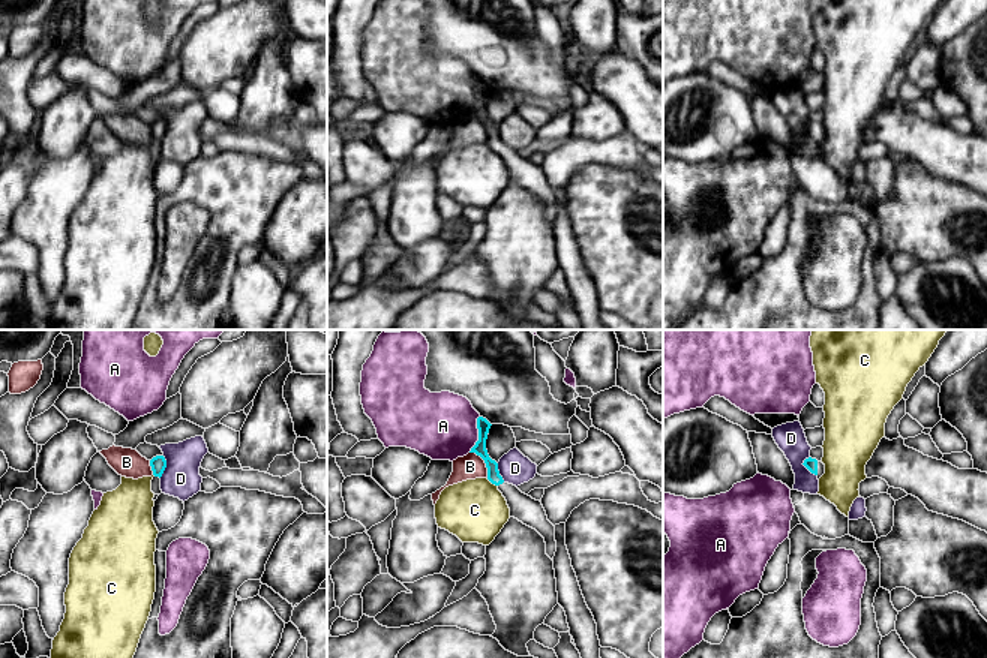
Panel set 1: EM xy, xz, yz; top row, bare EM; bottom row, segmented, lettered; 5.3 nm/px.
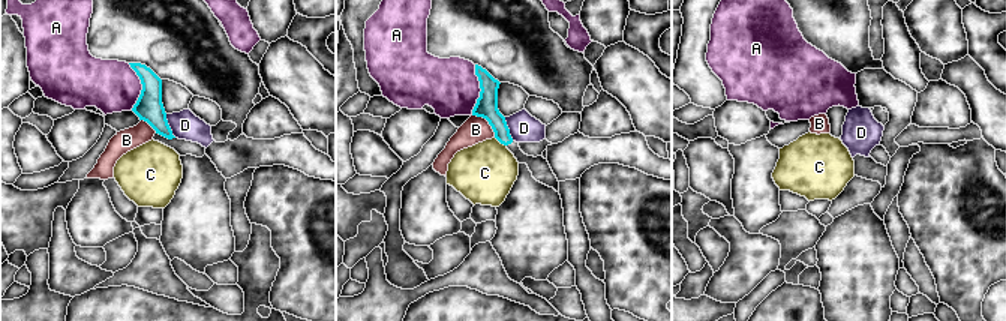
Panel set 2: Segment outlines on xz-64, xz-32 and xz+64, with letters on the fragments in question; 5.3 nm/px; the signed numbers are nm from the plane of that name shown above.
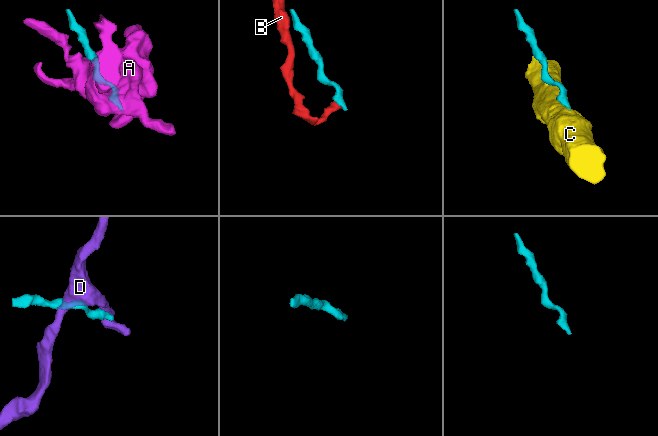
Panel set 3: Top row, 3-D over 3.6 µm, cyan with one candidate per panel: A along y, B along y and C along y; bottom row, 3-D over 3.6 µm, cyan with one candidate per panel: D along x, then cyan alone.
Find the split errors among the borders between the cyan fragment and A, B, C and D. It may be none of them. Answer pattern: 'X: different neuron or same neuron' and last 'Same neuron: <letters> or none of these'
A: different neuron
B: different neuron
C: different neuron
D: different neuron
Same neuron: none of these

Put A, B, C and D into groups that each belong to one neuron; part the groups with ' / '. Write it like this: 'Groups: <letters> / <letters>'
Groups: A / B / C / D

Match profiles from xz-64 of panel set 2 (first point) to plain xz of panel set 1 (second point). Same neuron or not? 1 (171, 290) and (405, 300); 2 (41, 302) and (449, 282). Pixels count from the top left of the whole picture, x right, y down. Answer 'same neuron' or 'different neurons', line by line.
1: same neuron
2: same neuron

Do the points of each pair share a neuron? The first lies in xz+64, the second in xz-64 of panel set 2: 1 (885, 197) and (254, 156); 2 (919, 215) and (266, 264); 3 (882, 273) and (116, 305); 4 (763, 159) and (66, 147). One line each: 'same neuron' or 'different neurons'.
1: same neuron
2: different neurons
3: different neurons
4: different neurons

